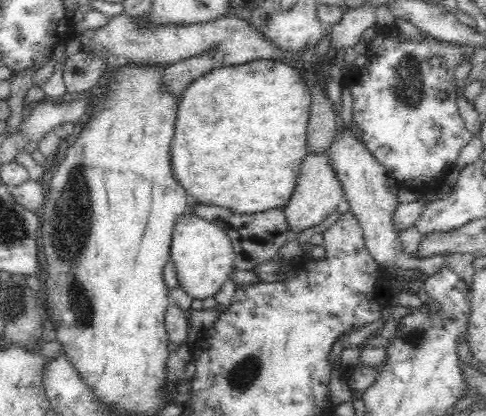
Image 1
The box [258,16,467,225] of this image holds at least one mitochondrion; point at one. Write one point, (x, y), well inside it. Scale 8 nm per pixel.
(407, 78)

